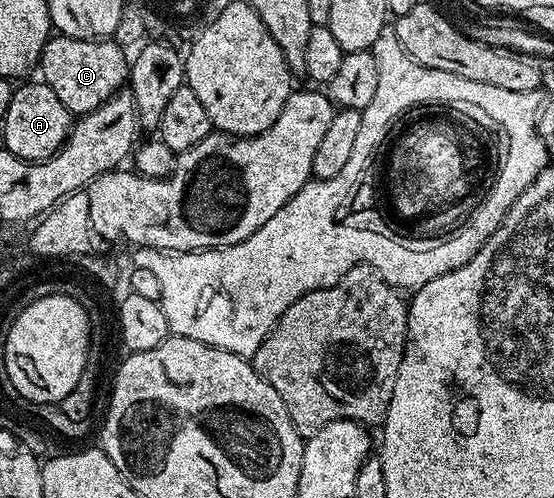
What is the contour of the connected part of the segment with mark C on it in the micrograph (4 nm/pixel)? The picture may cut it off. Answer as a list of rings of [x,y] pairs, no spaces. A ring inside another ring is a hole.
[[[52,35],[39,56],[38,71],[43,71],[42,83],[48,84],[61,102],[76,117],[97,110],[110,96],[128,83],[129,56],[111,38],[78,40],[72,36]]]

